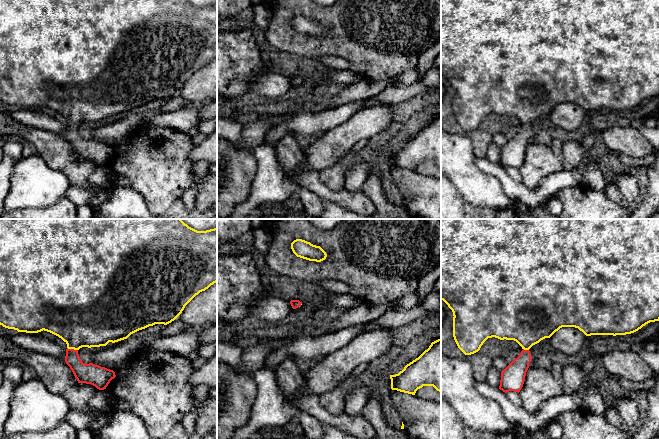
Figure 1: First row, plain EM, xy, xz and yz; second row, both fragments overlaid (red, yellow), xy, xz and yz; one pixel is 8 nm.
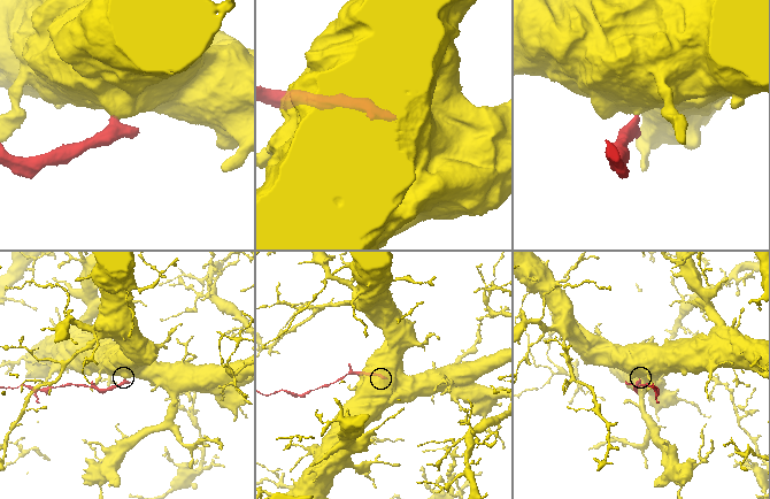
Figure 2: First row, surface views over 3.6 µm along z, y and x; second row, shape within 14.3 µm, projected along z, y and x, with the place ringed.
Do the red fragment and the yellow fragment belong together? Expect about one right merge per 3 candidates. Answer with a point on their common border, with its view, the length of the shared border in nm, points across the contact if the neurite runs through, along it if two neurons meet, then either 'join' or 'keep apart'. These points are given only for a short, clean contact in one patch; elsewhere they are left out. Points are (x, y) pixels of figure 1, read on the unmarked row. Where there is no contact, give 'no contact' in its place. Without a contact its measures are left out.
meets red in xy at (72, 125); contact 90 nm long; runs through xy (90, 149), (72, 134), (72, 125), (80, 103), (80, 95); join

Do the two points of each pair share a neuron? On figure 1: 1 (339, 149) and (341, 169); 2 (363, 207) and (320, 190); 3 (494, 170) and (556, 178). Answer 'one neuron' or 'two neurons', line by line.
1: two neurons
2: one neuron
3: one neuron

